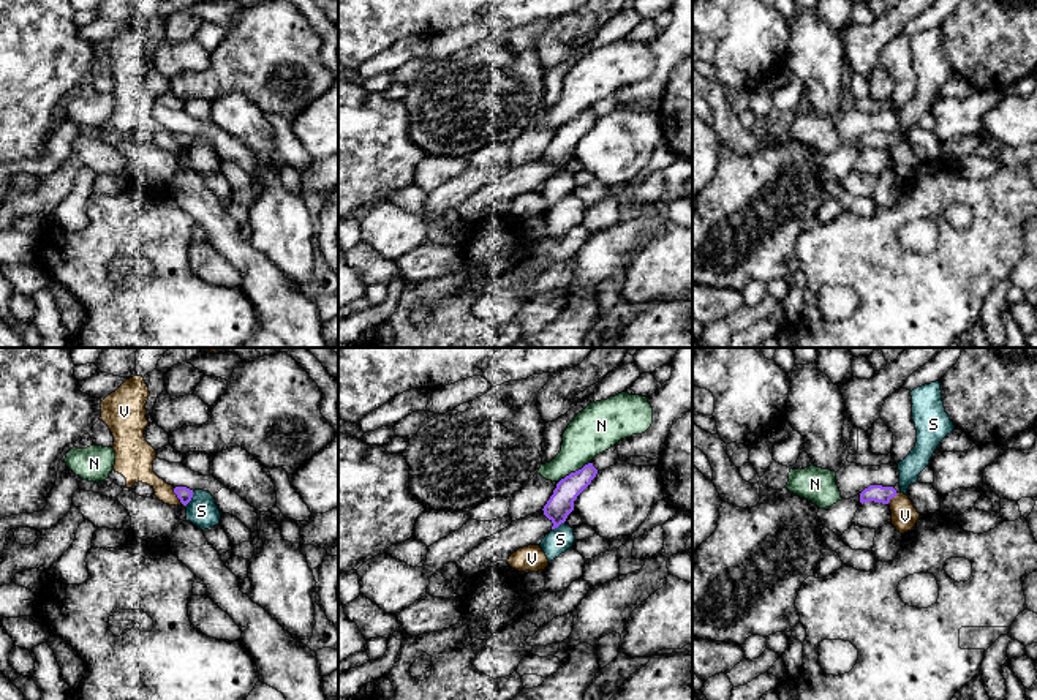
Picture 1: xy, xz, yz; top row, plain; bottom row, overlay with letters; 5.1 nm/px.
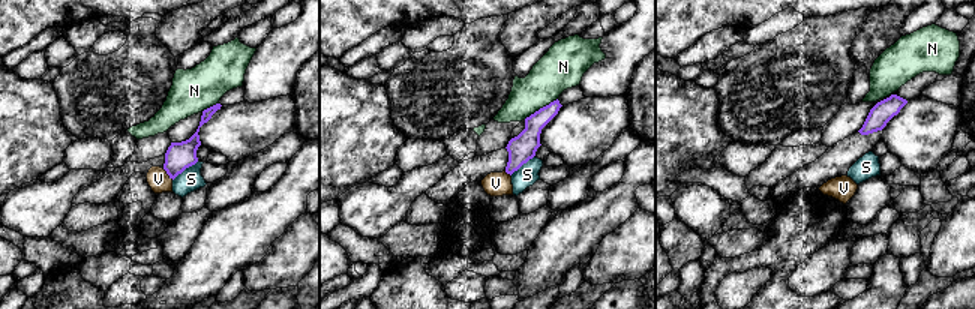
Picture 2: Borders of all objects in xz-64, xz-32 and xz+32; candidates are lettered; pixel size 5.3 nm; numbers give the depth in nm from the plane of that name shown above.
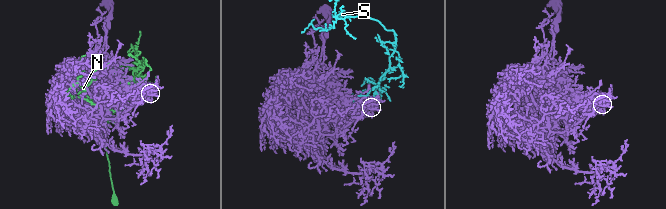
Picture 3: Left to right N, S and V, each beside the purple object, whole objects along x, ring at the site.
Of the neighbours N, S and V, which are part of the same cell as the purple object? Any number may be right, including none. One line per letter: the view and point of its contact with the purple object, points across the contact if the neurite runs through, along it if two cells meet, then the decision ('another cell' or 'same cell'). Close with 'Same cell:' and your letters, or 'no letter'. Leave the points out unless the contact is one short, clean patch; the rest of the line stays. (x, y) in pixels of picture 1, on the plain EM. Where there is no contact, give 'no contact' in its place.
N: meets purple in xz at (576, 117); another cell
S: meets purple in xy at (190, 146); border along xy (193, 138), (185, 152); another cell
V: meets purple in xy at (177, 143); border along xy (173, 135), (184, 152); another cell
Same cell: no letter

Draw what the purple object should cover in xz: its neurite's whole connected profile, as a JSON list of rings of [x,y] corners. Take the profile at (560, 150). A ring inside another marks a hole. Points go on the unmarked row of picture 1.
[[[588,109],[556,130],[553,141],[542,155],[544,161],[553,169],[552,175],[566,167],[568,161],[574,156],[574,147],[591,130],[596,120],[598,115],[593,109]]]

